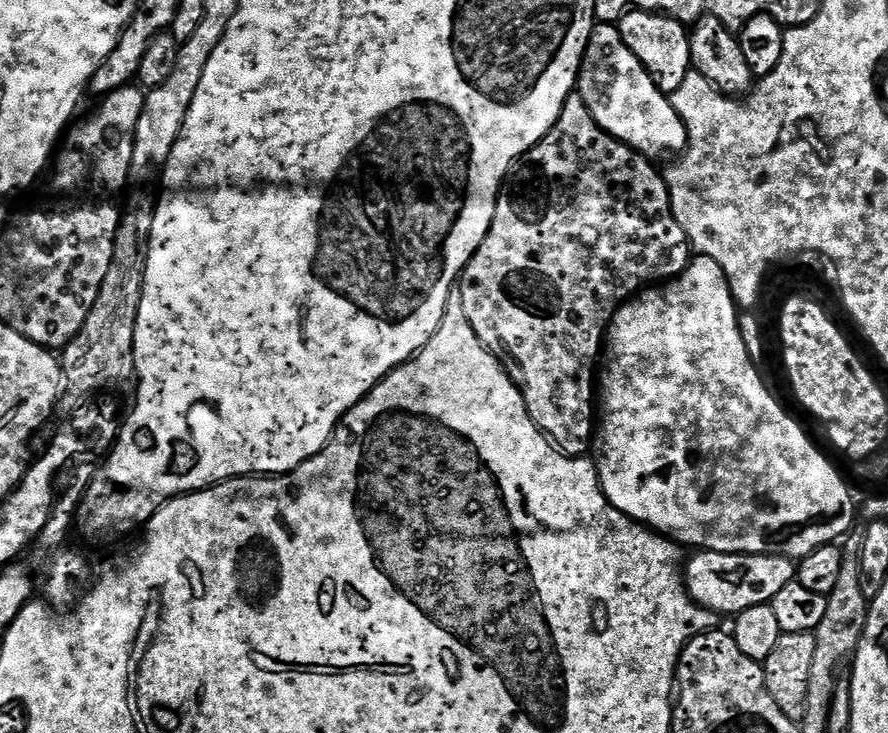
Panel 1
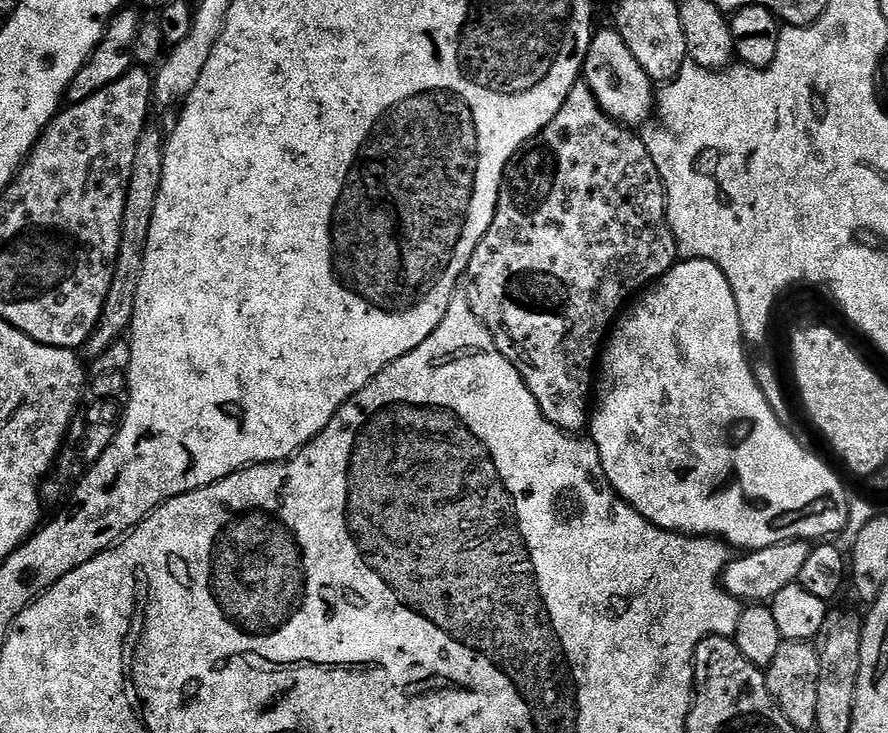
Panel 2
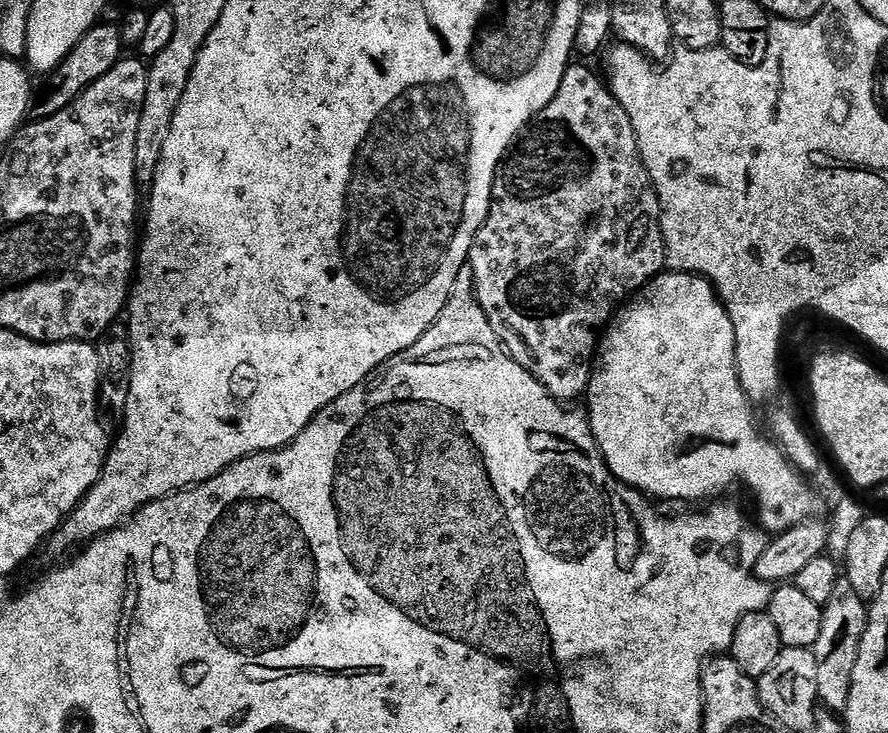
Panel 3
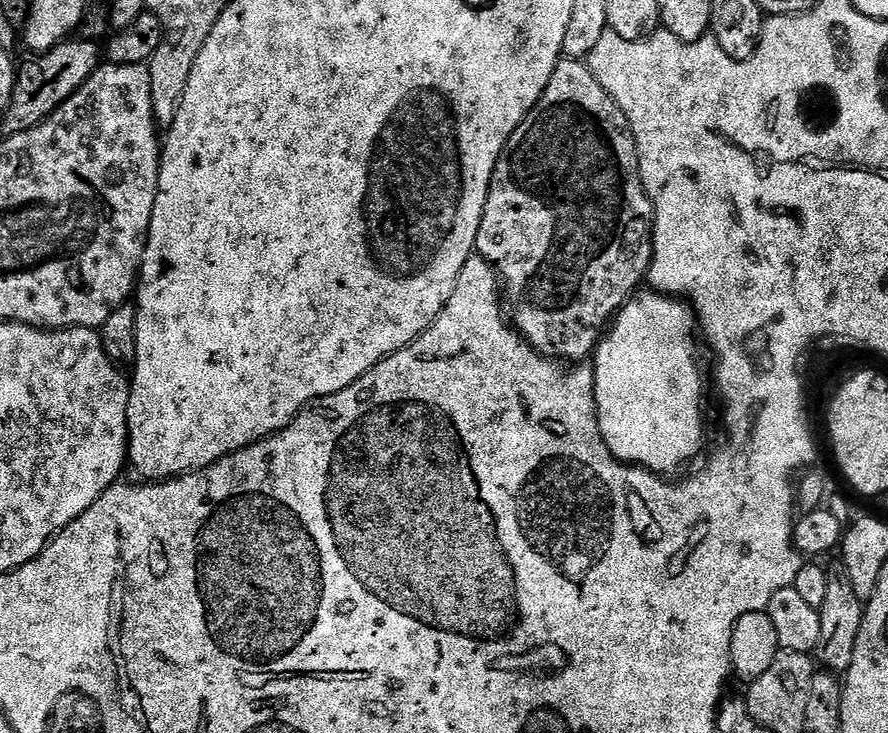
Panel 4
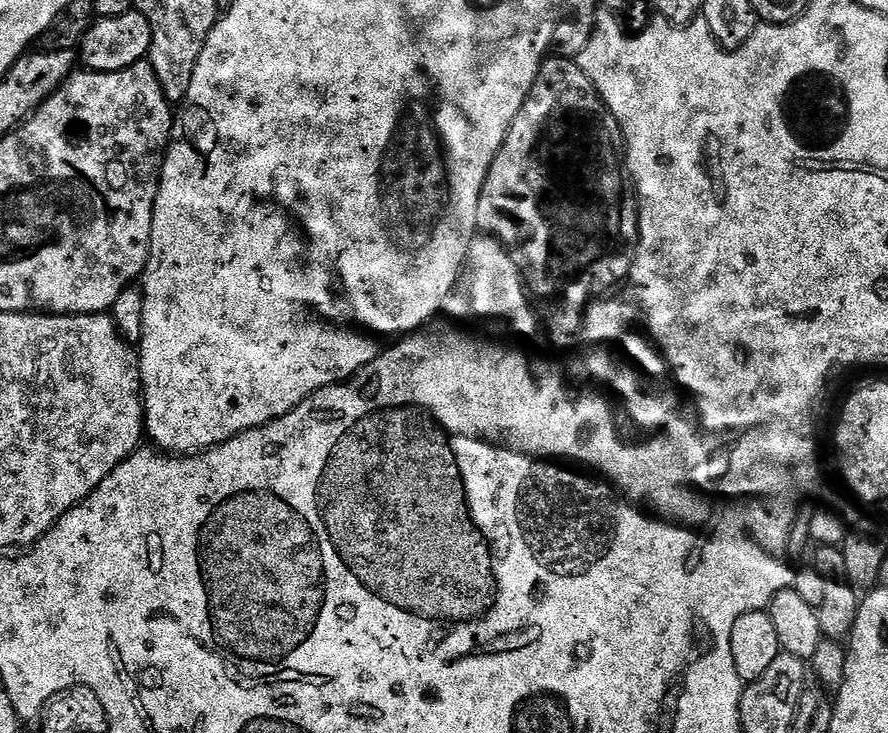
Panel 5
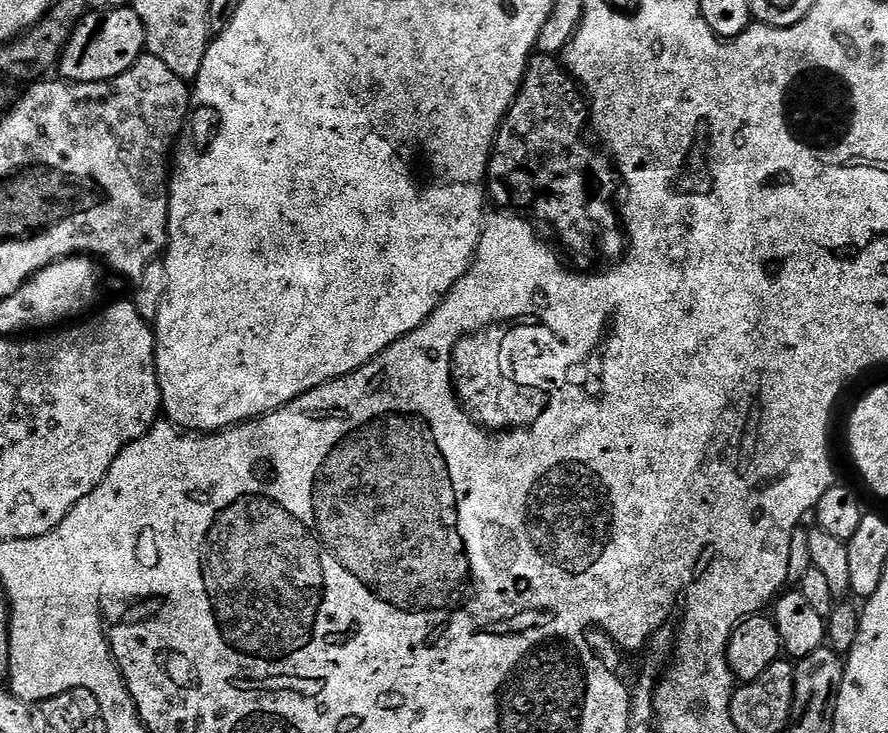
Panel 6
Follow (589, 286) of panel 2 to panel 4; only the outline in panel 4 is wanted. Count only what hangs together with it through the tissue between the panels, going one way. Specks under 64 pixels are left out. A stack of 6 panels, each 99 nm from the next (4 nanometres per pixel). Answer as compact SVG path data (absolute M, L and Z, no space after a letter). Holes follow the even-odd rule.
M560 59L554 66L554 74L550 74L550 82L546 82L546 90L542 98L528 111L524 121L514 130L514 134L510 134L504 153L498 158L488 187L488 197L482 214L482 222L478 226L475 247L478 255L495 268L497 277L502 281L502 296L506 301L507 311L528 345L541 356L547 356L557 362L587 361L584 359L587 356L589 359L595 353L596 345L600 343L610 321L645 283L648 267L652 265L653 227L652 200L648 197L648 191L645 190L642 182L636 139L626 114L622 114L618 102L614 102L614 98L606 94L602 82L594 78L594 74L589 70L585 61Z

